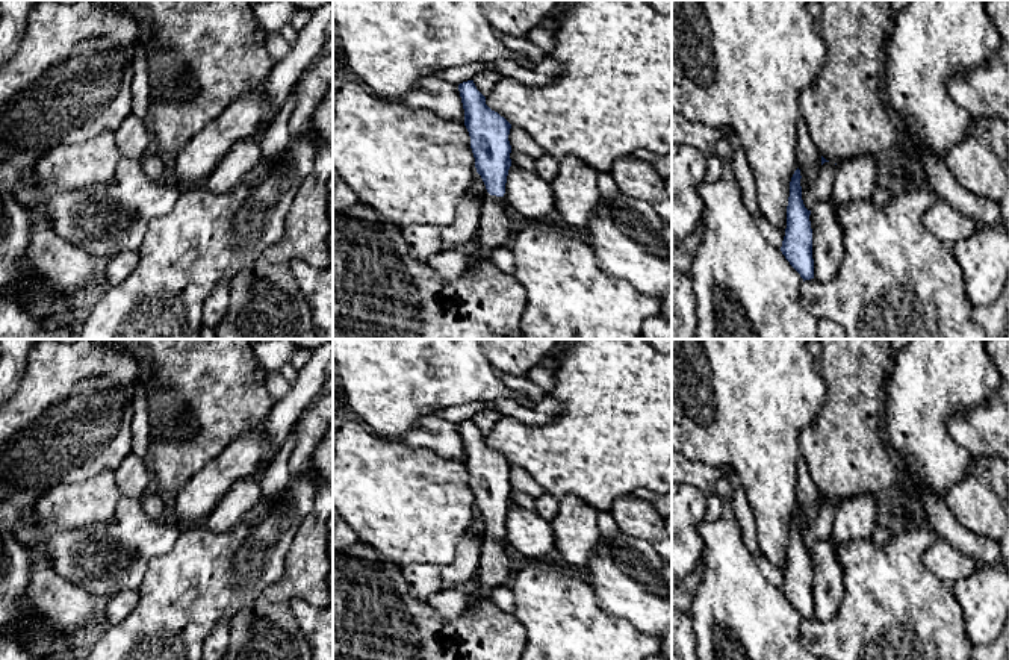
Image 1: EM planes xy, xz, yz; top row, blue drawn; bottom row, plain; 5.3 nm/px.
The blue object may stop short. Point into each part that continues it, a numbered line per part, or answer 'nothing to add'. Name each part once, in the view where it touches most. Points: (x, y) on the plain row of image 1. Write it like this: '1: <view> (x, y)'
1: xz (493, 569)

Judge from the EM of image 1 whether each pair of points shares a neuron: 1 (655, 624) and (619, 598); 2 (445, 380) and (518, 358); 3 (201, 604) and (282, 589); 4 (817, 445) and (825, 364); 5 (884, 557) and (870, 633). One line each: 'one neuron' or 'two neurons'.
1: one neuron
2: two neurons
3: two neurons
4: one neuron
5: one neuron

